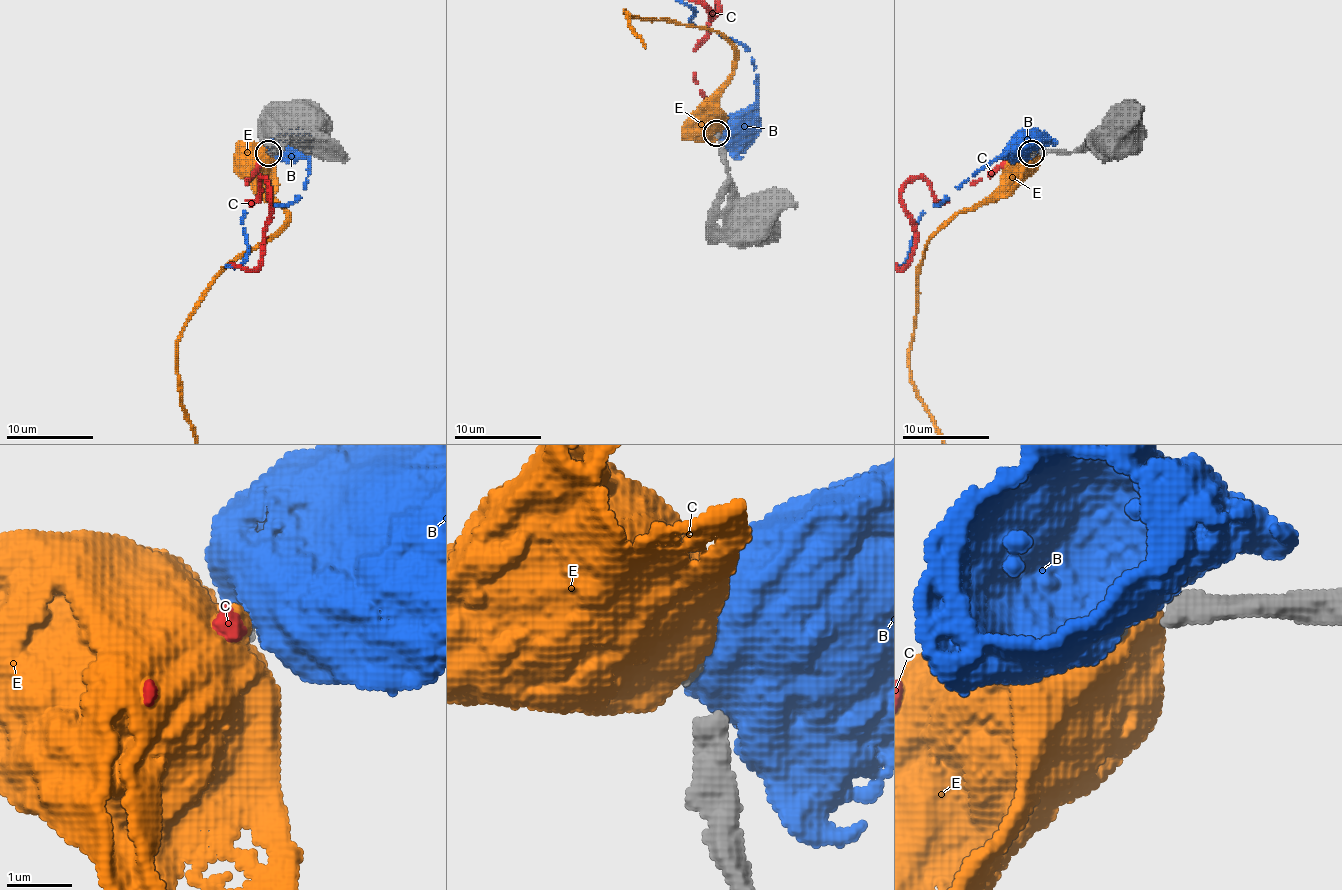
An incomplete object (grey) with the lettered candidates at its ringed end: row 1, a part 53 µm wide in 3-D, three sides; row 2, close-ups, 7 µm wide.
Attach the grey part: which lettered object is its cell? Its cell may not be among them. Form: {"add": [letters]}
{"add": ["C"]}

